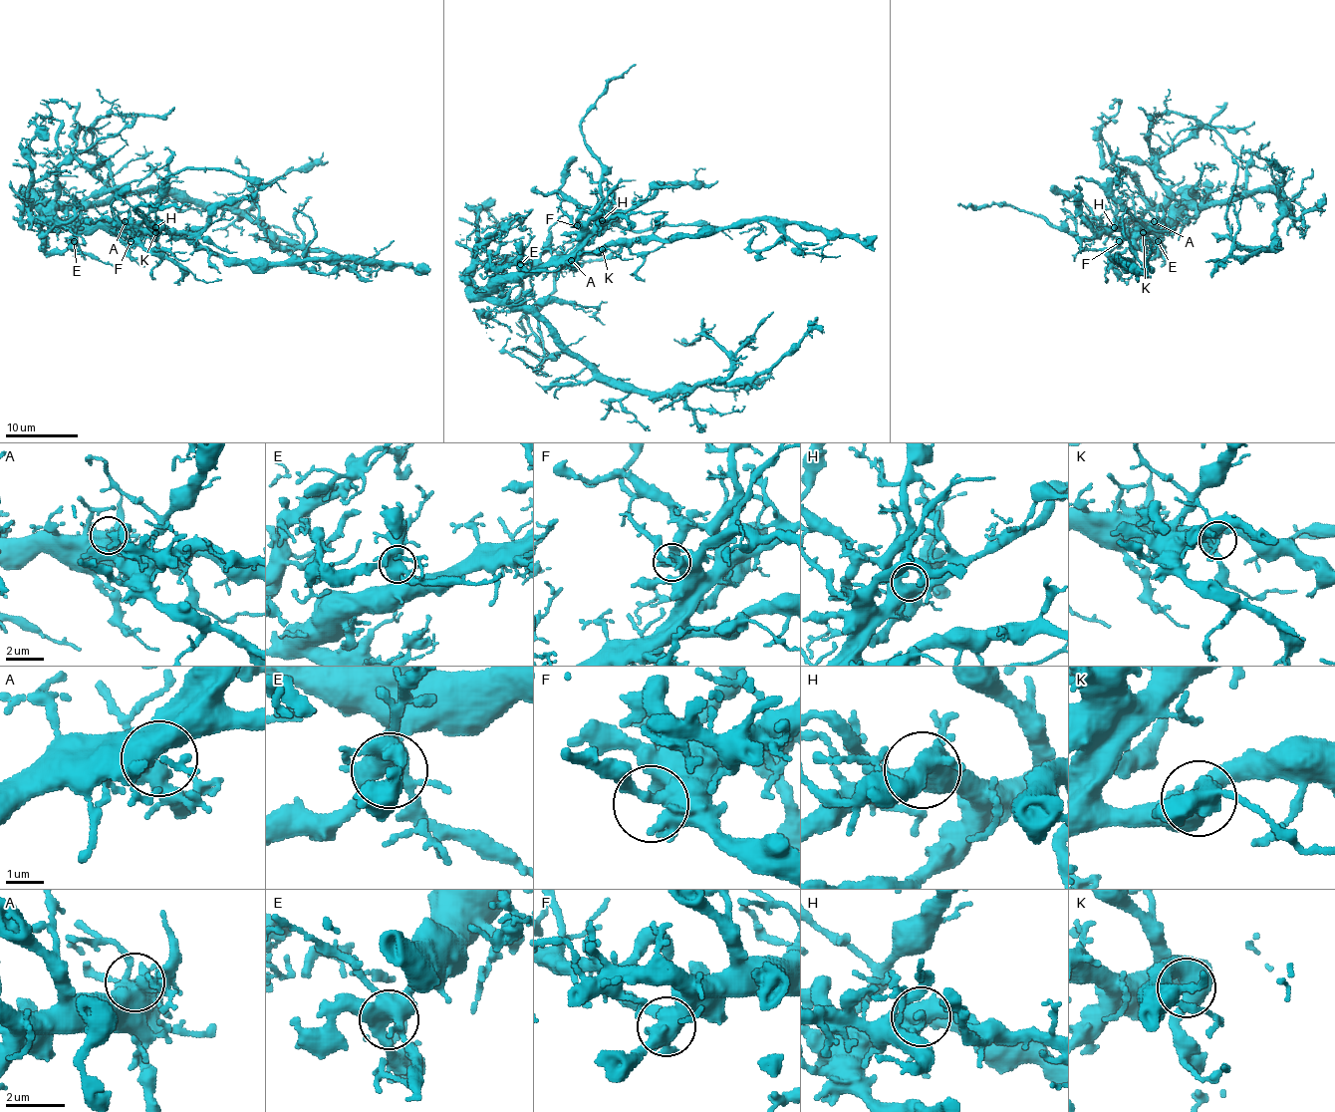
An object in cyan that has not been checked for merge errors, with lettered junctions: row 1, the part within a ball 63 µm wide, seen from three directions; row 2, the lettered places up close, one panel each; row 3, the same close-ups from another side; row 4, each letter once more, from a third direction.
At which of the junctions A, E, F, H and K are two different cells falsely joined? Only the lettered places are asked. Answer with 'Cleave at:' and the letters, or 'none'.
Cleave at: none

